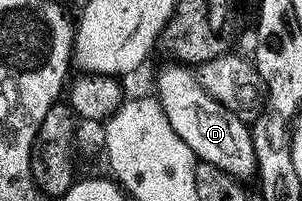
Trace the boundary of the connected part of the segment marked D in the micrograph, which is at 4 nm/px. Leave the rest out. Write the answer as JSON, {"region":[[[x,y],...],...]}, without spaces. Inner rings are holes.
{"region":[[[179,63],[168,64],[157,77],[155,95],[164,107],[172,129],[200,162],[209,162],[240,181],[252,180],[256,176],[257,159],[250,126],[236,113],[221,106],[203,88],[192,68]]]}

